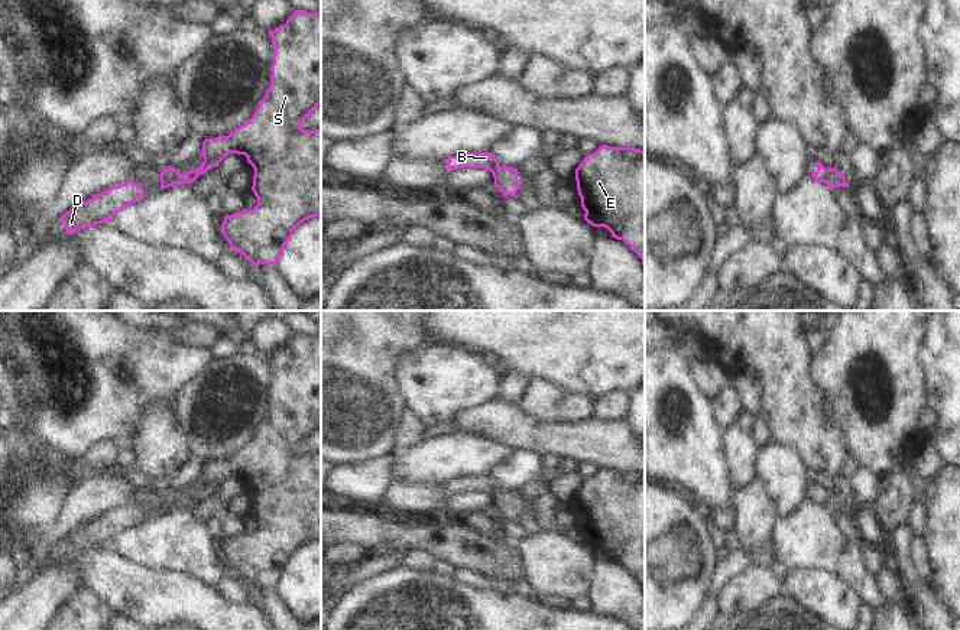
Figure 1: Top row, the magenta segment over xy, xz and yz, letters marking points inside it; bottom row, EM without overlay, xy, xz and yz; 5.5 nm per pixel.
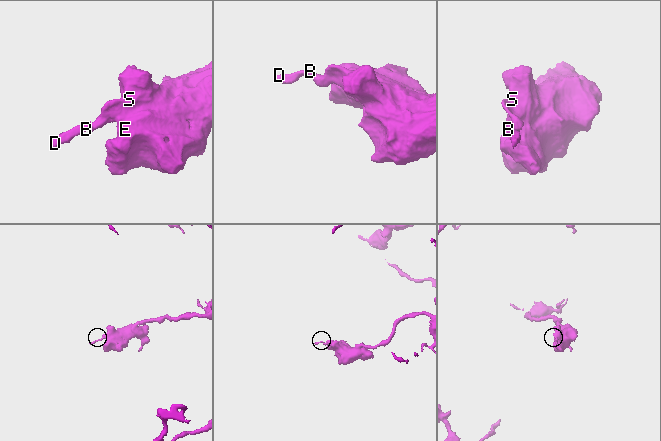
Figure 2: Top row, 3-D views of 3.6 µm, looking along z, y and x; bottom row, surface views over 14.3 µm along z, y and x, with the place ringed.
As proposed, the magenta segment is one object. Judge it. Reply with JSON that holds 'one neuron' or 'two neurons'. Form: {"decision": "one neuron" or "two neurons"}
{"decision": "two neurons"}

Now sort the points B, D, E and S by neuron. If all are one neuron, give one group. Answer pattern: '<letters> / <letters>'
B D / E S

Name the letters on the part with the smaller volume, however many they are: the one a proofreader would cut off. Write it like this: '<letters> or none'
B, D

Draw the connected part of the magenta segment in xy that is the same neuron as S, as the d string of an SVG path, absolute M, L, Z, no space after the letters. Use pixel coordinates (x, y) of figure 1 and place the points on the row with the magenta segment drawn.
M295 10L283 26L270 30L269 35L275 46L272 82L253 117L228 136L205 139L200 153L204 158L202 165L195 171L179 175L175 181L176 185L195 182L200 175L217 166L228 153L247 158L254 169L252 191L257 198L257 205L253 210L226 215L221 228L230 249L244 256L254 266L276 266L292 237L292 231L304 221L321 217L321 129L307 131L299 127L321 104L321 13Z

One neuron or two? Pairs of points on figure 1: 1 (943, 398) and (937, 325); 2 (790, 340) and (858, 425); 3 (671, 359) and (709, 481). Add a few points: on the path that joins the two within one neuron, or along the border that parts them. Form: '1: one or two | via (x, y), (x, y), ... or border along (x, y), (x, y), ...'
1: one | via (943, 380), (943, 343)
2: two | border along (813, 354), (811, 379), (824, 398)
3: one | via (686, 389), (691, 396), (694, 411), (694, 451)

